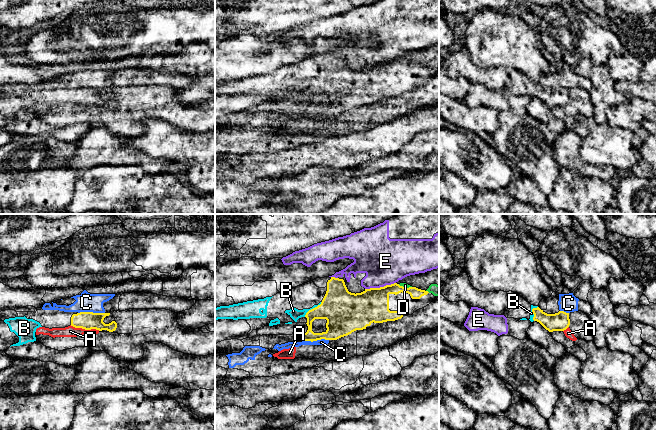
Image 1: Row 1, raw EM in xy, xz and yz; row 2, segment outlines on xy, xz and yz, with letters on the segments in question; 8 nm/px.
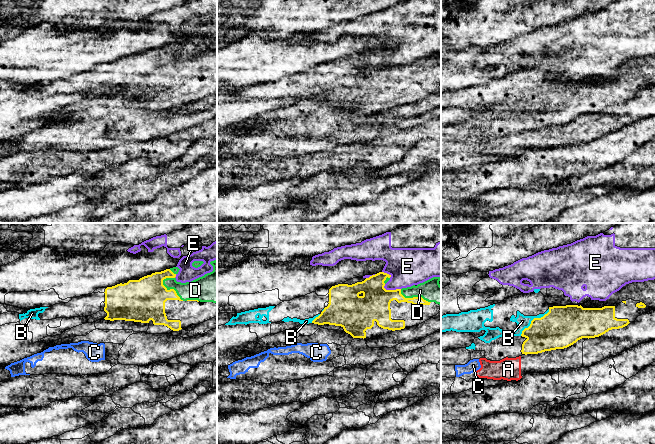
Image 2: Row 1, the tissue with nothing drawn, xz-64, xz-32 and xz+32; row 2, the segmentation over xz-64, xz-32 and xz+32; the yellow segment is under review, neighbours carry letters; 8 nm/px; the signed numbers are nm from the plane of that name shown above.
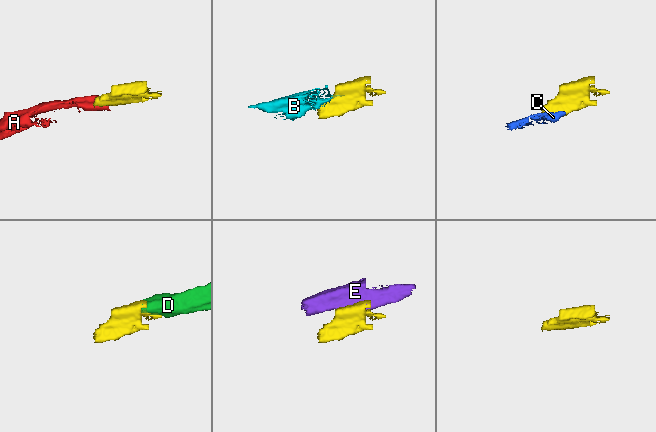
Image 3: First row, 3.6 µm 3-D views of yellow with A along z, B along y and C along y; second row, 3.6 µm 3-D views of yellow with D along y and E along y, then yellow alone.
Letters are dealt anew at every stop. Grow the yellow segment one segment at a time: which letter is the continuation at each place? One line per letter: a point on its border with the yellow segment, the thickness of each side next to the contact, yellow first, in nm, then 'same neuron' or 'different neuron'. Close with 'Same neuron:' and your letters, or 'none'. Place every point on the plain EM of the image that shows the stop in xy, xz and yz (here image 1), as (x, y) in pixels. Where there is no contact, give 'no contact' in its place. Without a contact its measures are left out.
A: xy (85, 105) | 140/90 nm | different neuron
B: xz (313, 84) | 320/90 nm | same neuron
C: xz (315, 116) | 220/50 nm | different neuron
D: xz (404, 63) | 200/40 nm | same neuron
E: xz (380, 63) | 280/380 nm | different neuron
Same neuron: B, D

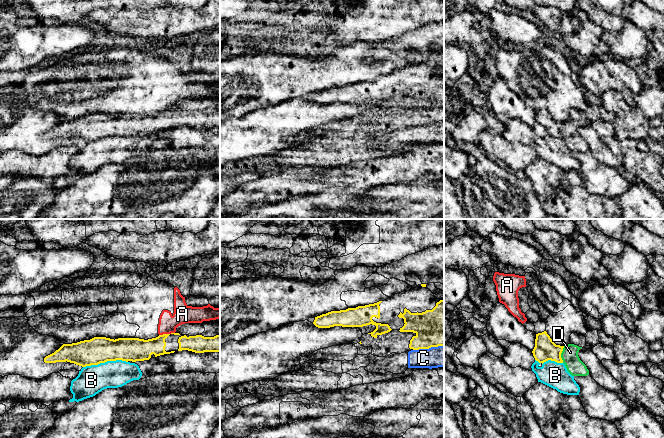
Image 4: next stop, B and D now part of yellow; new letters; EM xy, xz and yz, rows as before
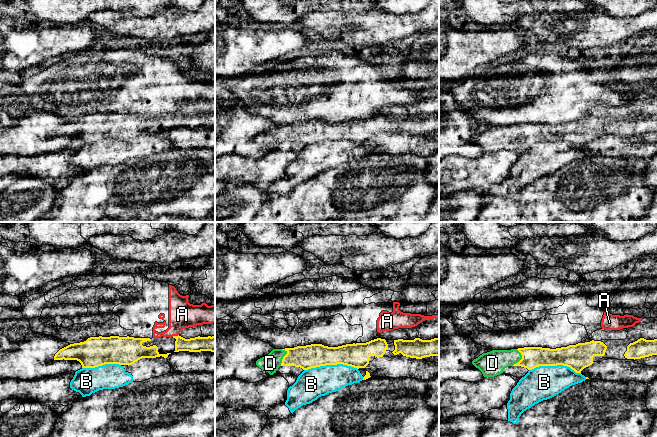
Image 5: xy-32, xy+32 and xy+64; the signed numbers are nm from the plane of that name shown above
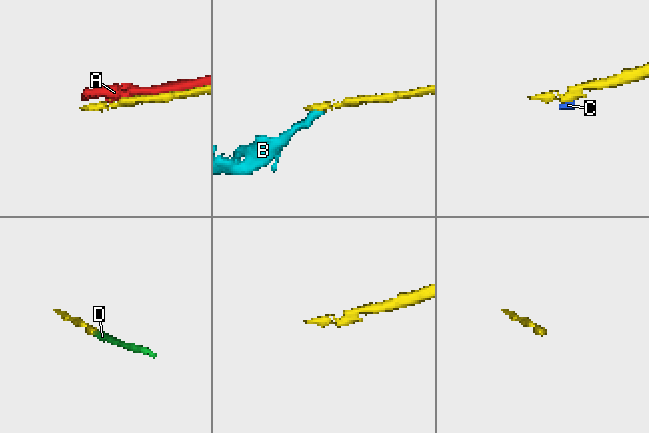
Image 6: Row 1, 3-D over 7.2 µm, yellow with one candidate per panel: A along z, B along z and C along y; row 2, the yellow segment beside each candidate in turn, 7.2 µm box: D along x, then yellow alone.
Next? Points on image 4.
A: xy (166, 110) | 180/150 nm | different neuron
B: xy (105, 137) | 220/240 nm | different neuron
C: xz (428, 124) | 320/180 nm | different neuron
D: yz (560, 130) | 180/140 nm | same neuron
Same neuron: D

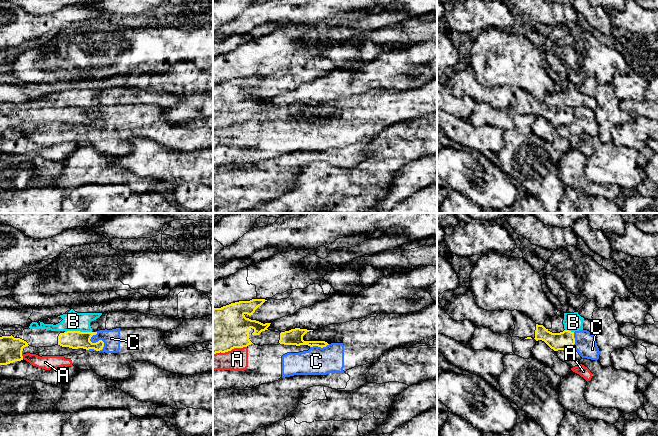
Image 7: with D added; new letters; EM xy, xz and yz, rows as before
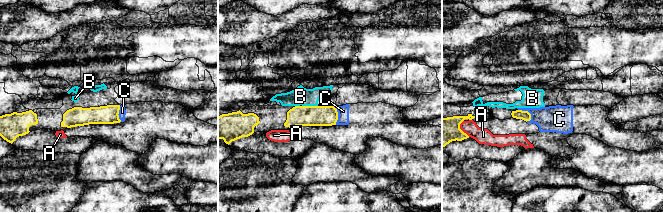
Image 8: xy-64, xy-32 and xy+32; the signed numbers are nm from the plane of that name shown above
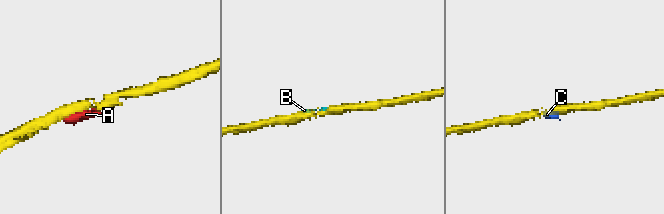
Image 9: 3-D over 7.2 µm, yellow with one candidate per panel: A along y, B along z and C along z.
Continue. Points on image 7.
A: xz (229, 126) | 360/180 nm | different neuron
B: xy (78, 107) | 140/160 nm | different neuron
C: xy (96, 118) | 140/140 nm | different neuron
Same neuron: none

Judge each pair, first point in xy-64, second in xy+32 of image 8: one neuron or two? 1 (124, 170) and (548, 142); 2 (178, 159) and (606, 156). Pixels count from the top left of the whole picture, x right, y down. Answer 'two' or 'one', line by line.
1: two
2: one

